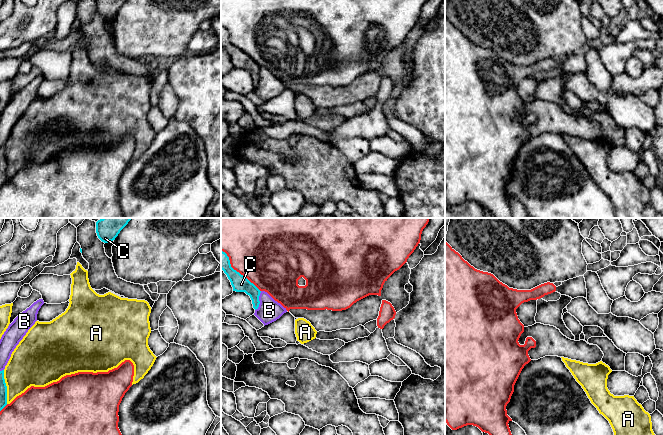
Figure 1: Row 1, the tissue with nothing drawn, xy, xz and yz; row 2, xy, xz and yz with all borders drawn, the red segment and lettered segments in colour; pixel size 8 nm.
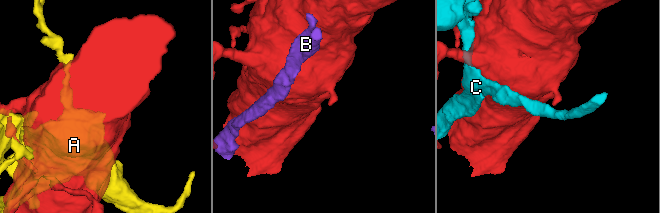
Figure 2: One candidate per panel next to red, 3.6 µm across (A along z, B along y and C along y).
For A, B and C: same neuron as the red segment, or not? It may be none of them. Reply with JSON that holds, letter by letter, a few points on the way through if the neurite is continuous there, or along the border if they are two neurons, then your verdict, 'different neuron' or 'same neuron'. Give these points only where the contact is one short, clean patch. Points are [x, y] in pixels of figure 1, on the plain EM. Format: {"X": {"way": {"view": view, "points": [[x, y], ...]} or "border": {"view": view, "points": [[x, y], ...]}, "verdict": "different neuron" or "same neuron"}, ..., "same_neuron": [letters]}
{"A": {"verdict": "different neuron"}, "B": {"verdict": "different neuron"}, "C": {"verdict": "different neuron"}, "same_neuron": []}

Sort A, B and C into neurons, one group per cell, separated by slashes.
A / B / C

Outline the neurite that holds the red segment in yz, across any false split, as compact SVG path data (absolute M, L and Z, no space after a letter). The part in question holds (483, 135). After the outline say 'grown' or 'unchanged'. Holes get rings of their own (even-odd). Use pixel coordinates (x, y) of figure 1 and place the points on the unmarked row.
M445 16L445 198L452 206L473 201L488 209L495 218L512 218L508 201L512 195L507 191L506 182L522 145L531 137L528 127L536 123L532 113L527 113L524 121L519 120L524 101L518 95L516 85L524 78L555 67L572 75L587 75L584 51L564 57L558 63L547 58L531 66L509 64L493 50L475 45Z; grown

